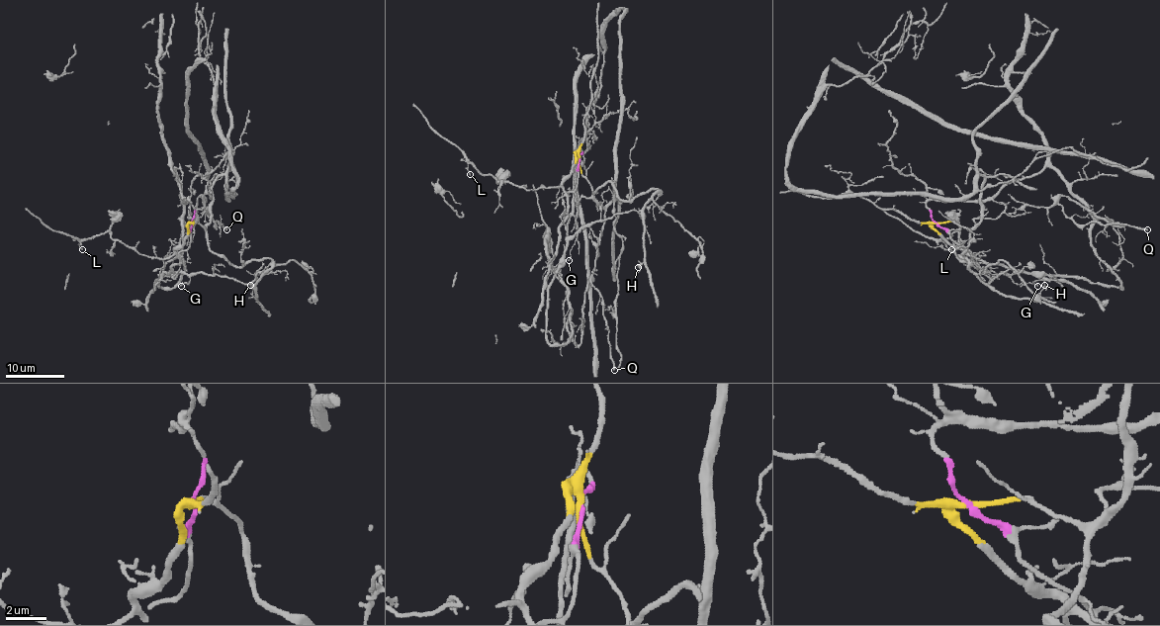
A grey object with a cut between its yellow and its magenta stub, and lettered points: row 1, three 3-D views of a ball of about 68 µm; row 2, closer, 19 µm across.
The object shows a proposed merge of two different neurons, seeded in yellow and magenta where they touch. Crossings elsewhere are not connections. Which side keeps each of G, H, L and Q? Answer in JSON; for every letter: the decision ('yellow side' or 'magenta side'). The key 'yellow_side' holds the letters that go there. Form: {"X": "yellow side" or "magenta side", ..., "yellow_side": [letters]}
{"G": "magenta side", "H": "yellow side", "L": "yellow side", "Q": "magenta side", "yellow_side": ["H", "L"]}

